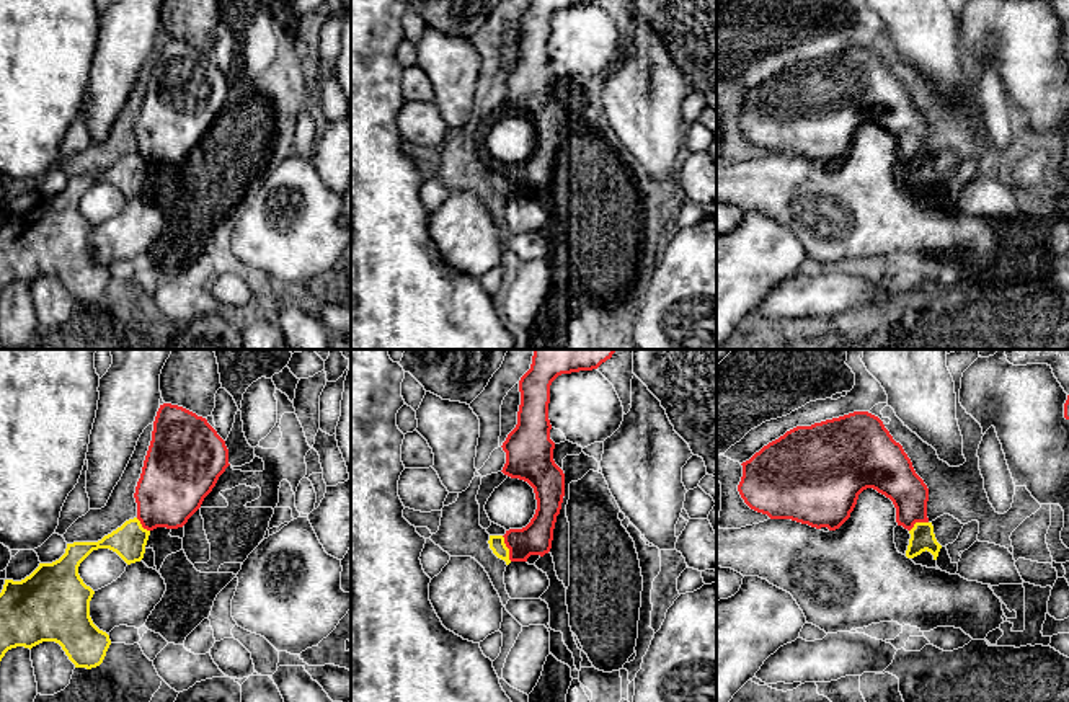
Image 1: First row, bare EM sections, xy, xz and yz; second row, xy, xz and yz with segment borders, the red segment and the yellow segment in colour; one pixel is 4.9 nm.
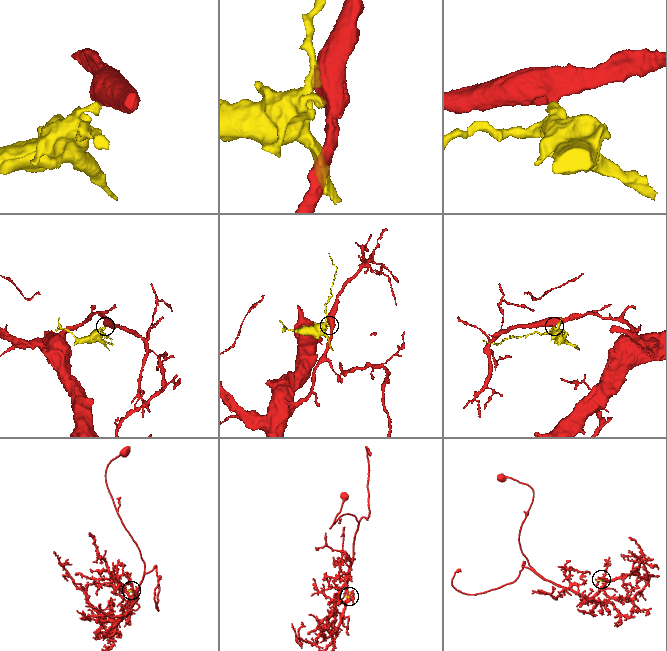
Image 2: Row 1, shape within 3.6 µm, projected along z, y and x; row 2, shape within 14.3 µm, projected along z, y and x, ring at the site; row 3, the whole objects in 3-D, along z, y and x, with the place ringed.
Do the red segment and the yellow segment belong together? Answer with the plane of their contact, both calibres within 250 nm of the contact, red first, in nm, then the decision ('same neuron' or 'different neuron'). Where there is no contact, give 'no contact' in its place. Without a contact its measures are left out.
xz | 160/80 nm | different neuron

